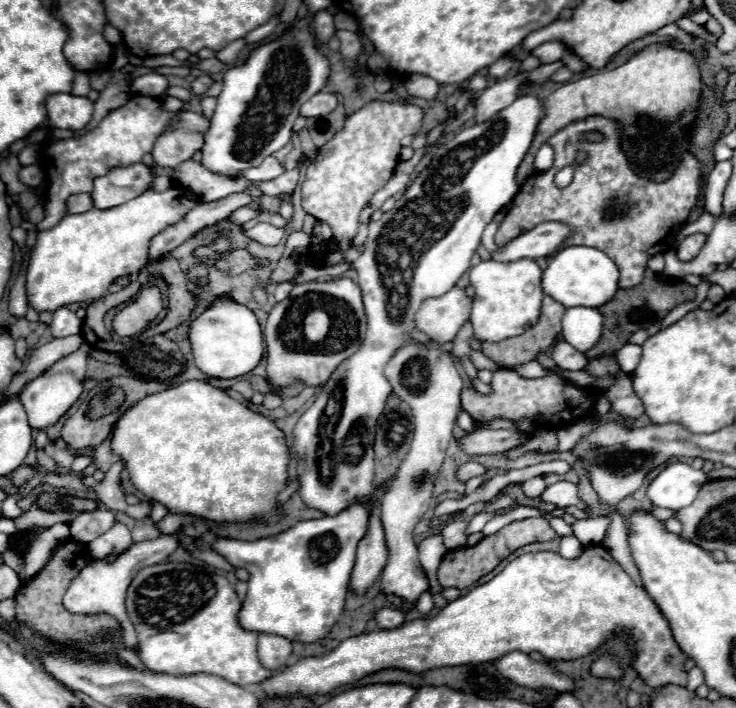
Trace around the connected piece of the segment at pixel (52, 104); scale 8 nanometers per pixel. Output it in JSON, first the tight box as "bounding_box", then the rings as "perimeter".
{"bounding_box":[46,93,94,131],"perimeter":[[[58,93],[46,101],[48,121],[52,127],[80,131],[84,129],[94,113],[92,101],[88,97],[74,97],[70,93]]]}

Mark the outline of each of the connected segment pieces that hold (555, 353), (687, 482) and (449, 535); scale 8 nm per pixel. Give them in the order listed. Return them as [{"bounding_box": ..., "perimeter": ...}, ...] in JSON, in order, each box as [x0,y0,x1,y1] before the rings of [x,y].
[{"bounding_box":[550,339,588,371],"perimeter":[[[564,339],[562,341],[556,341],[550,349],[552,353],[552,359],[554,363],[564,369],[564,371],[580,371],[582,367],[586,367],[588,359],[584,357],[584,353],[580,353],[578,349],[574,349],[570,343],[566,343]]]},{"bounding_box":[646,461,708,511],"perimeter":[[[674,461],[668,463],[646,487],[646,495],[656,507],[676,511],[688,507],[706,481],[708,475],[704,471],[696,471],[682,461]]]},{"bounding_box":[444,519,468,549],"perimeter":[[[456,519],[454,523],[450,523],[450,525],[444,529],[444,539],[446,539],[446,547],[448,547],[448,549],[464,547],[464,545],[466,545],[466,525],[468,525],[468,521]]]}]

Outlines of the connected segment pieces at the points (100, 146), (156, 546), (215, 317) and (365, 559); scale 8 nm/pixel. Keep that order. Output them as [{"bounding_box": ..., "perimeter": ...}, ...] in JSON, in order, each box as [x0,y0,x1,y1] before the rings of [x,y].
[{"bounding_box":[38,95,174,229],"perimeter":[[[132,95],[126,105],[110,111],[96,129],[78,137],[78,139],[62,139],[52,141],[46,147],[48,157],[54,161],[50,165],[50,189],[48,189],[48,203],[46,203],[46,217],[38,223],[38,229],[50,229],[66,215],[66,199],[72,193],[90,193],[92,181],[100,175],[106,175],[112,167],[128,167],[132,163],[140,163],[146,153],[152,151],[158,135],[162,135],[170,121],[174,119],[172,111],[162,109],[162,101]]]},{"bounding_box":[64,535,178,649],"perimeter":[[[160,535],[154,541],[142,541],[142,543],[134,543],[130,549],[126,549],[122,555],[118,555],[114,561],[92,561],[88,563],[78,575],[76,579],[72,579],[72,583],[68,585],[66,593],[64,593],[64,607],[70,613],[78,613],[78,615],[98,615],[98,613],[108,613],[112,615],[124,631],[124,643],[134,649],[138,639],[136,639],[136,631],[132,627],[132,623],[128,621],[126,615],[126,607],[124,607],[124,597],[126,597],[126,589],[132,583],[134,575],[150,565],[162,563],[172,551],[176,551],[178,547],[178,539],[172,535]]]},{"bounding_box":[188,295,264,379],"perimeter":[[[228,295],[216,297],[212,305],[188,325],[188,341],[196,367],[208,377],[232,379],[246,375],[260,363],[264,355],[264,339],[256,315]]]},{"bounding_box":[350,503,388,595],"perimeter":[[[370,503],[370,519],[368,531],[358,545],[356,551],[356,565],[350,577],[350,585],[358,595],[364,595],[376,577],[382,573],[388,561],[388,547],[384,539],[384,527],[380,521],[380,503]]]}]

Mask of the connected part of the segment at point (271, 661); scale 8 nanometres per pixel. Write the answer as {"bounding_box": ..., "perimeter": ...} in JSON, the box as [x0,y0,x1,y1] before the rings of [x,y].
{"bounding_box":[258,635,292,671],"perimeter":[[[258,635],[258,659],[260,663],[270,669],[278,671],[288,663],[288,657],[292,653],[292,643],[278,635]]]}

